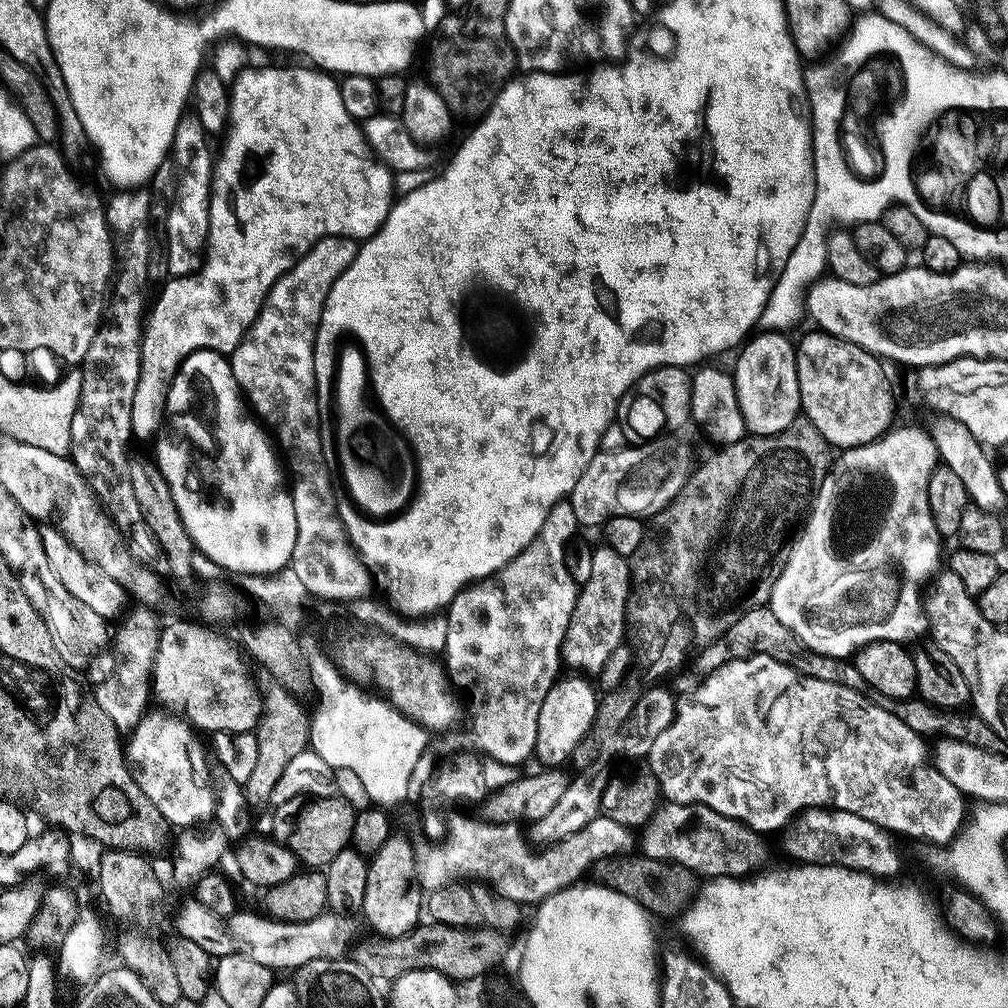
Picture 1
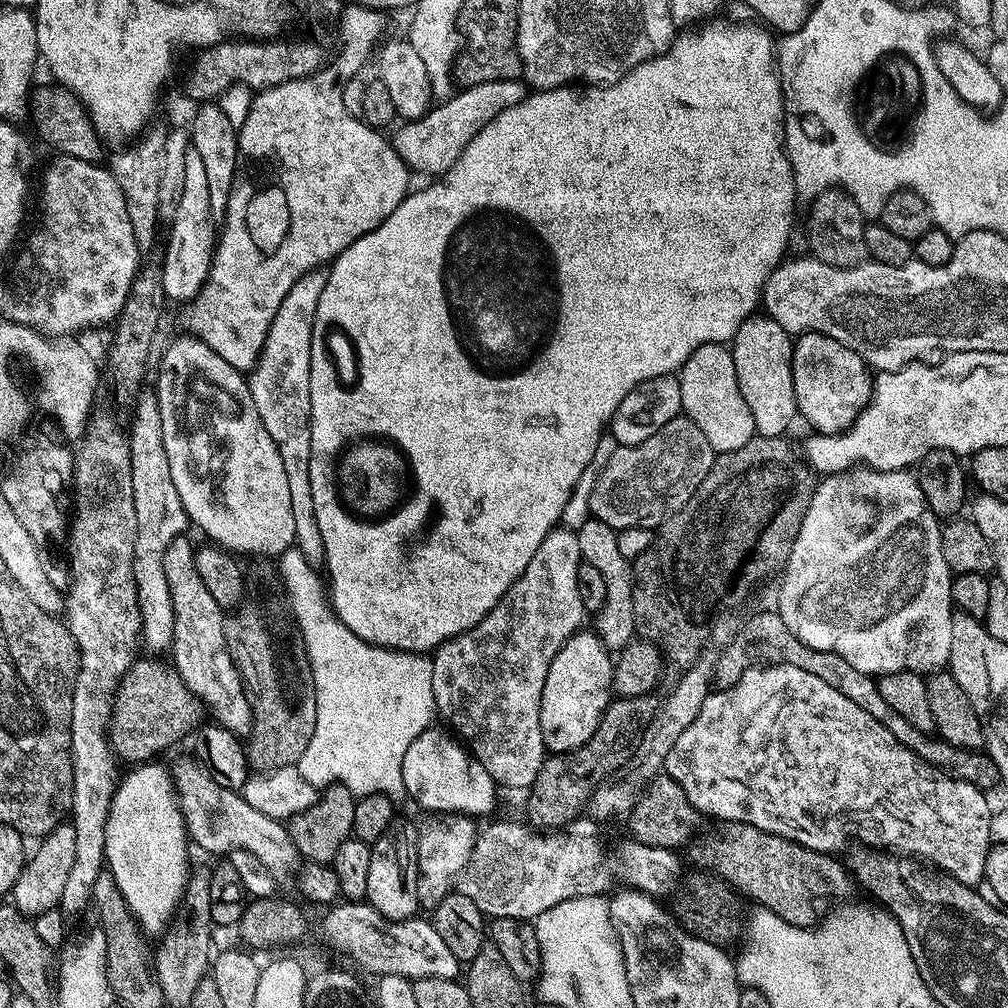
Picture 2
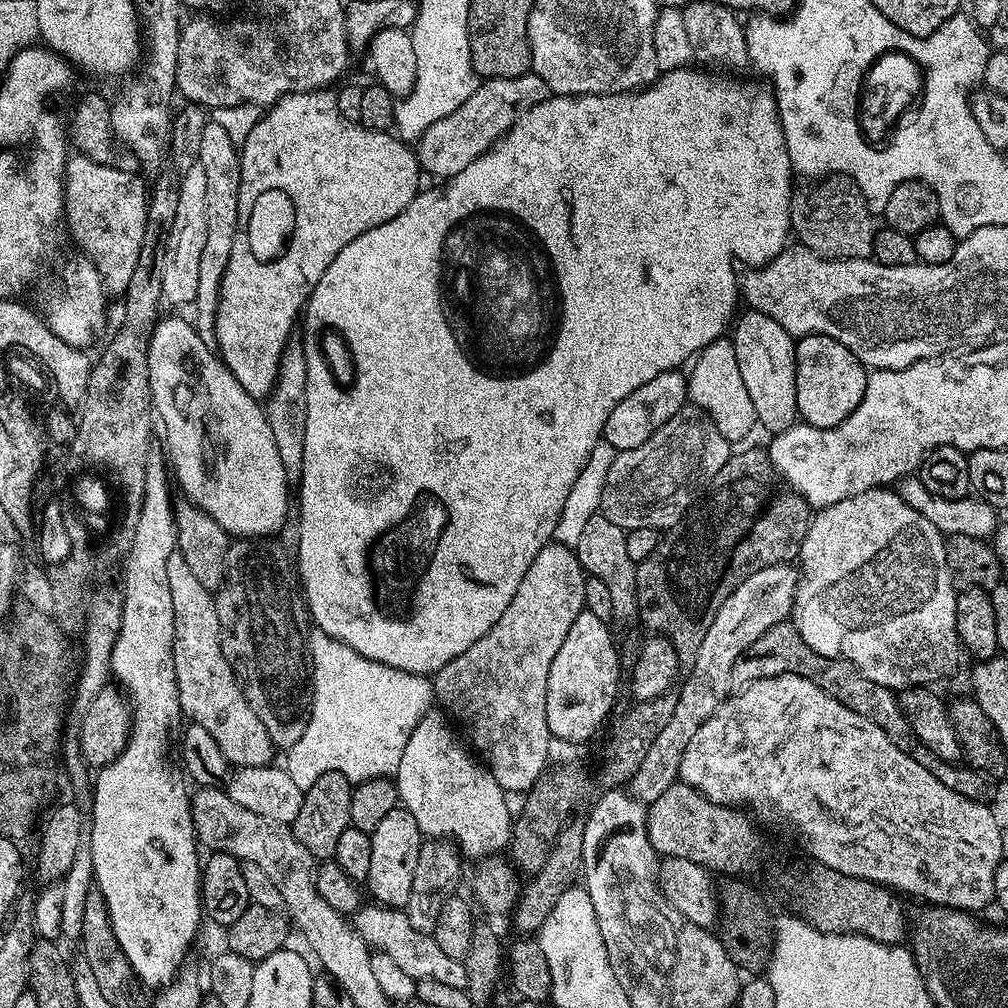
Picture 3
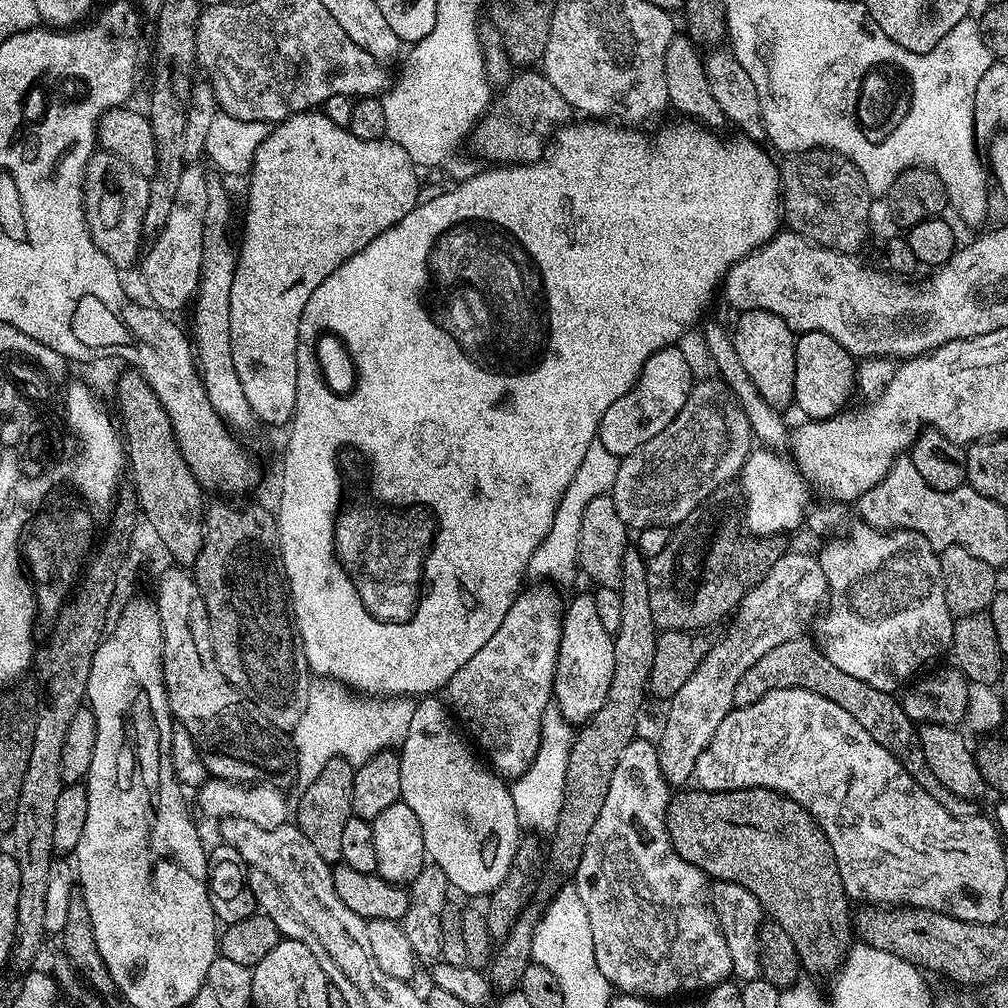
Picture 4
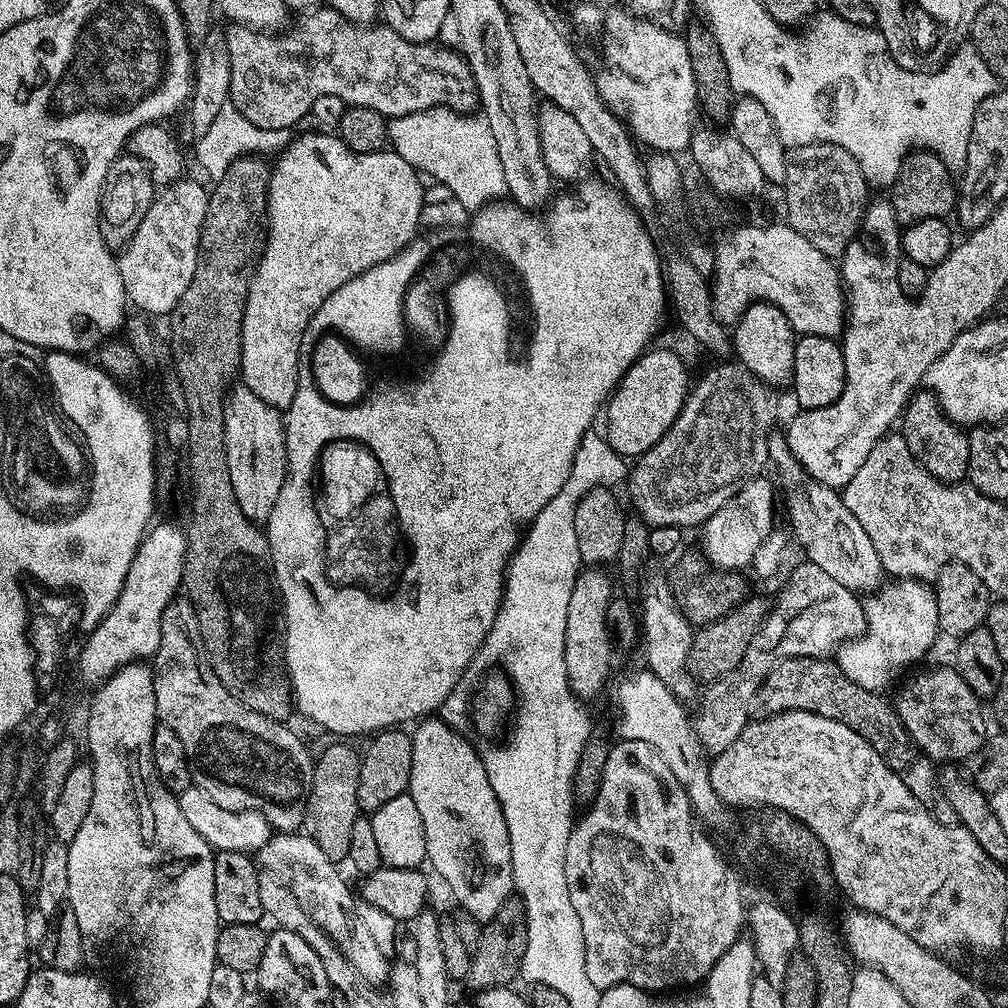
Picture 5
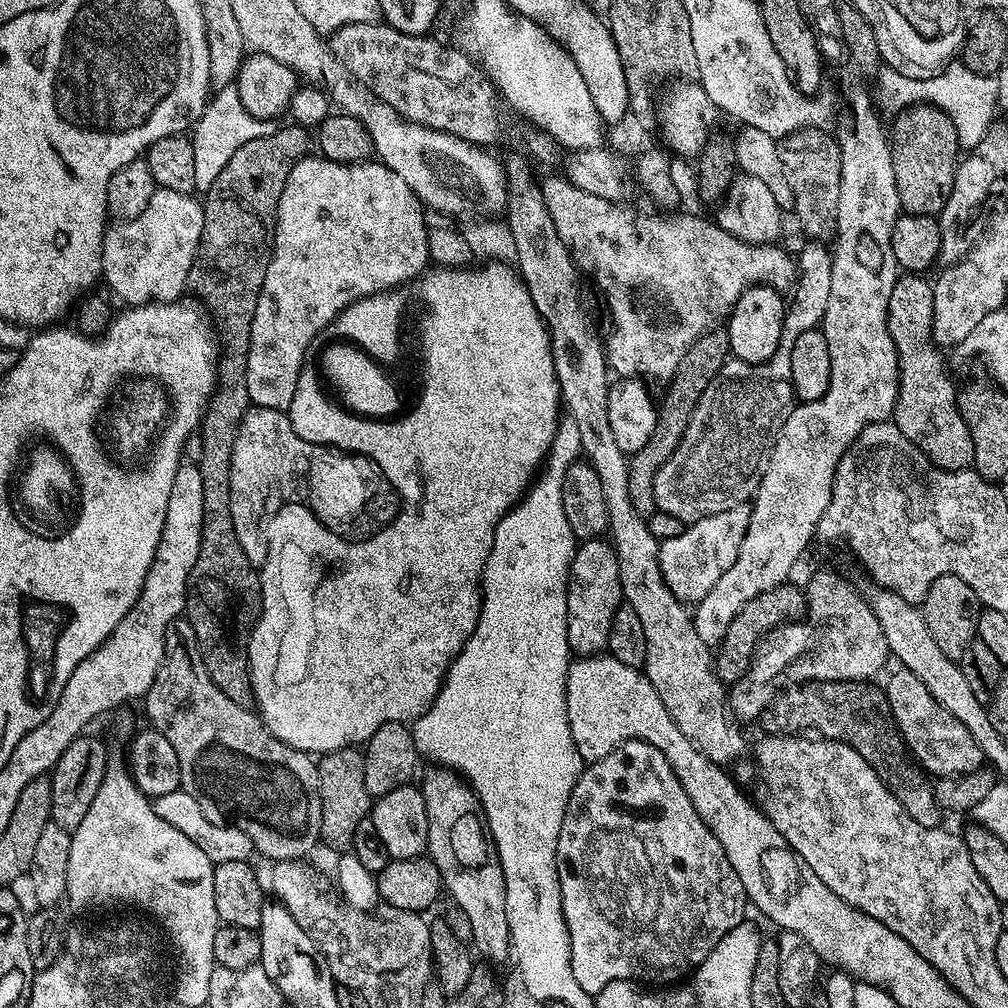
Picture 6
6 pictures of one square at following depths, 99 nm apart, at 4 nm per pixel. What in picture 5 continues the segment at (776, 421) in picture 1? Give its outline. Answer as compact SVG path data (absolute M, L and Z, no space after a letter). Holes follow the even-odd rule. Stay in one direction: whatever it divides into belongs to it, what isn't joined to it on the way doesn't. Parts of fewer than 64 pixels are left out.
M751 304L741 314L731 333L735 359L746 371L769 386L787 385L791 381L797 339L797 333L793 332L786 314L782 314L782 310L778 310L778 306L773 304Z

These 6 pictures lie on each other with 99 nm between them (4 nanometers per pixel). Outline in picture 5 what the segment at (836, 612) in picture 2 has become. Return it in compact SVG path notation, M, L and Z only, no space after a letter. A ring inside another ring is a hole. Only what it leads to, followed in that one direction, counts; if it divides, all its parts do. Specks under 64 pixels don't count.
M915 578L888 583L892 584L885 583L879 589L880 600L863 605L866 627L862 634L845 640L839 645L837 652L840 653L834 656L835 663L850 682L879 693L885 691L887 684L895 685L915 660L922 659L940 632L936 593L927 583Z

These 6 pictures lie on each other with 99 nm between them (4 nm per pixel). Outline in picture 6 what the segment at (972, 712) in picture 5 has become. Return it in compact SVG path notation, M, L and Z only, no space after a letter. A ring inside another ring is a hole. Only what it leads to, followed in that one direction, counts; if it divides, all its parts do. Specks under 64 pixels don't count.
M901 667L895 671L887 682L884 682L888 708L905 747L925 773L934 778L960 776L962 773L970 773L983 767L984 755L970 730L941 707L914 674ZM952 744L959 746L954 748Z

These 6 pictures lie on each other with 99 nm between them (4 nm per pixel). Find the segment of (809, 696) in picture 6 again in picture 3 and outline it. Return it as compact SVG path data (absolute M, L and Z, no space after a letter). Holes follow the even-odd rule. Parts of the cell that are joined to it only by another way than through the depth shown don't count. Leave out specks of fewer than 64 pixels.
M788 622L774 625L770 630L766 630L766 634L762 634L762 638L758 638L749 646L748 651L734 666L732 683L736 686L743 686L752 684L755 680L770 678L778 674L798 674L802 678L814 682L814 686L826 690L826 694L838 702L842 702L842 706L862 714L862 718L870 718L870 722L874 722L874 726L882 726L882 730L886 730L890 742L894 746L898 746L898 750L902 750L902 754L910 754L910 758L914 758L914 762L918 762L918 766L926 766L926 770L930 770L930 774L934 774L934 778L938 778L938 782L942 782L942 786L980 803L988 804L995 798L996 788L993 785L995 783L977 768L964 762L940 760L936 754L926 750L926 746L922 746L922 742L910 730L910 722L906 722L900 709L897 693L893 689L870 682L870 678L866 678L866 674L859 672L849 660L823 656L810 650L810 646L806 646L806 642L802 642L798 630Z

